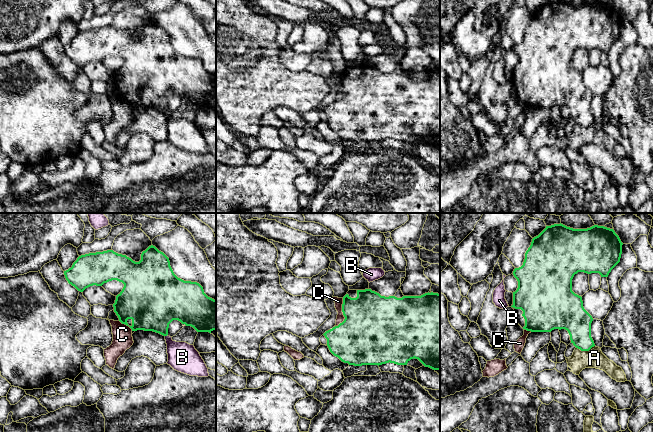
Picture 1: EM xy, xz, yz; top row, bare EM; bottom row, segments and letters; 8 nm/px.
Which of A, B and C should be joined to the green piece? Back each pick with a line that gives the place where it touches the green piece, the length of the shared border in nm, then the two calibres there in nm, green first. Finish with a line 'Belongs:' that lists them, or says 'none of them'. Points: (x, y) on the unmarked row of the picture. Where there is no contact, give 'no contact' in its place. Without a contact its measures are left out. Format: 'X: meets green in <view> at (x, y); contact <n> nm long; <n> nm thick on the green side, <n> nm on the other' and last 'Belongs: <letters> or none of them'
Belongs: none of them

